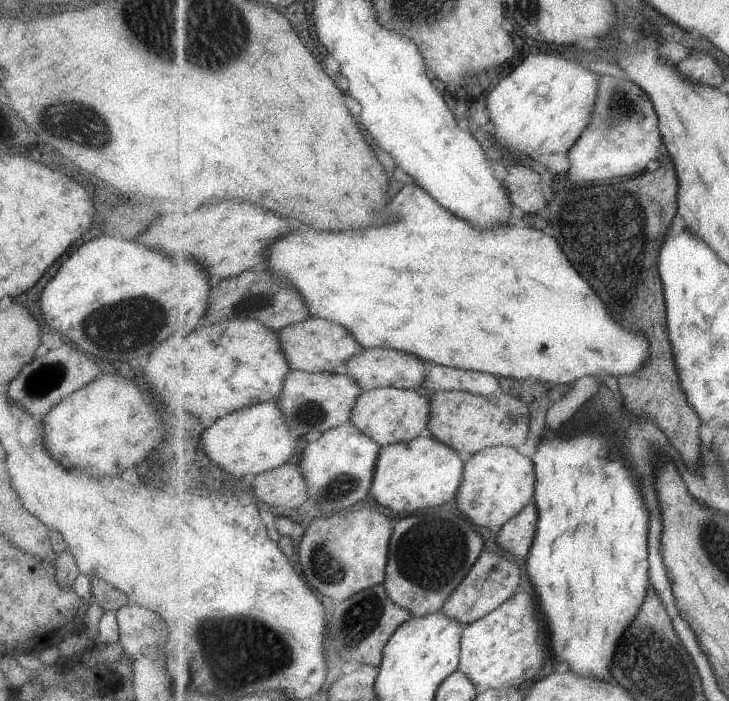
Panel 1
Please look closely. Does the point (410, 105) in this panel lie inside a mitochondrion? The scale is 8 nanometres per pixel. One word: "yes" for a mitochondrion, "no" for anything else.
no

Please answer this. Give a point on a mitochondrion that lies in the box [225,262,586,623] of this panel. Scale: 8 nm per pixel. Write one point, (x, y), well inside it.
(411, 563)

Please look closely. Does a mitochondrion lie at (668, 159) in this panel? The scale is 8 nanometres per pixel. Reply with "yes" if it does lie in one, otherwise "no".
no

